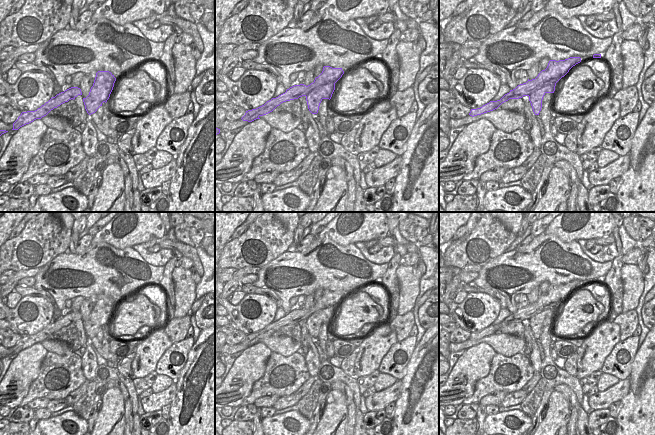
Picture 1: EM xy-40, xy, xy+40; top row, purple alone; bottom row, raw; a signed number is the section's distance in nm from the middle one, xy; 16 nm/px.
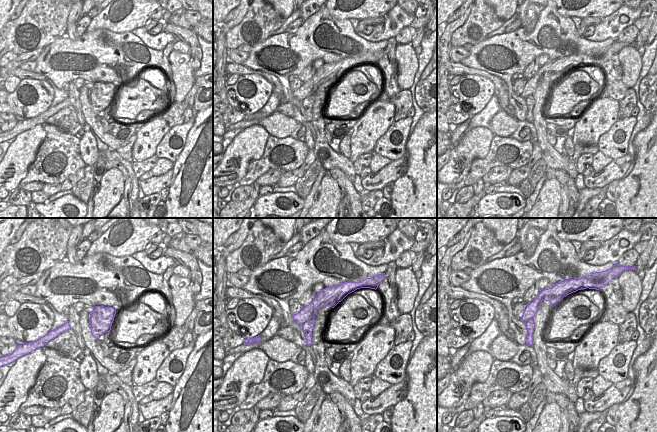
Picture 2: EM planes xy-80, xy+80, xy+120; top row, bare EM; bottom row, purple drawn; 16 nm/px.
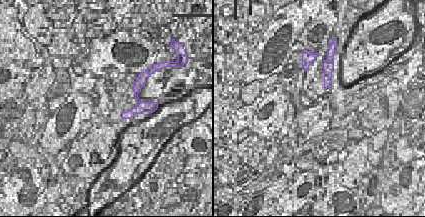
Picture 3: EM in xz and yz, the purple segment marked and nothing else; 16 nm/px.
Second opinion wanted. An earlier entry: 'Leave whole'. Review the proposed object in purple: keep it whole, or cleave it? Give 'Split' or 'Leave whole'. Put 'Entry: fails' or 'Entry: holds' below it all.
Split
Entry: fails

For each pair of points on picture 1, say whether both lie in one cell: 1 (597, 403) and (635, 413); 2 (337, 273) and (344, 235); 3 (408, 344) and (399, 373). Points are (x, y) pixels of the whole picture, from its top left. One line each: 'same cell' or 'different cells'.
1: different cells
2: different cells
3: same cell

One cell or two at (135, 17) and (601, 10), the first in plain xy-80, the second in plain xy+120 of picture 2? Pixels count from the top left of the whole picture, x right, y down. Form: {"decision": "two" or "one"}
{"decision": "one"}

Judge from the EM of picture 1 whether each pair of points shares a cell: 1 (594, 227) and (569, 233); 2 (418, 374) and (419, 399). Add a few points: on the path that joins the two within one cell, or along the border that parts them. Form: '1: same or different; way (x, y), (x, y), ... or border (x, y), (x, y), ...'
1: same; way (588, 228), (575, 231)
2: same; way (419, 380), (419, 393)

